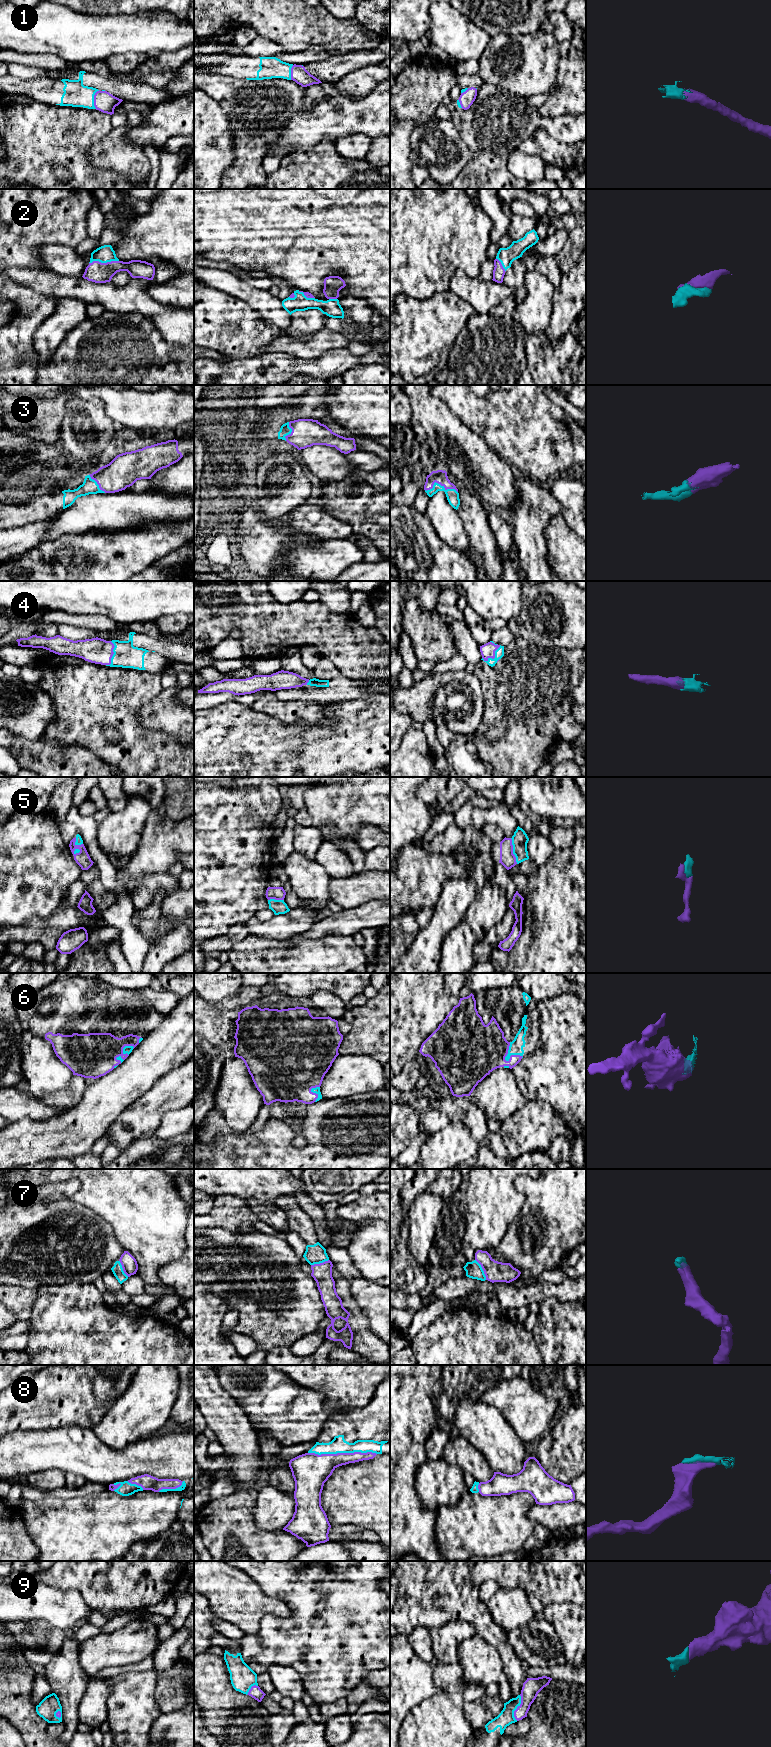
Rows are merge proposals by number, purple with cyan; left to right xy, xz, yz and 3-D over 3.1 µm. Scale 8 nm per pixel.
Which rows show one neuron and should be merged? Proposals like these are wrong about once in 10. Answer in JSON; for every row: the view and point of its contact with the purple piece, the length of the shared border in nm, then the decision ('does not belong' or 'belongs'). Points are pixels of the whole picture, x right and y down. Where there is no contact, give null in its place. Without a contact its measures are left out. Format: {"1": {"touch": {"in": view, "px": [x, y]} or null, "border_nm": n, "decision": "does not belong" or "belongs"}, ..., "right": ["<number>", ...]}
{"1": {"touch": {"in": "xy", "px": [94, 99]}, "border_nm": 160, "decision": "belongs"}, "2": {"touch": {"in": "xy", "px": [103, 263]}, "border_nm": 240, "decision": "belongs"}, "3": {"touch": {"in": "yz", "px": [440, 484]}, "border_nm": 260, "decision": "belongs"}, "4": {"touch": {"in": "yz", "px": [494, 657]}, "border_nm": 190, "decision": "belongs"}, "5": {"touch": {"in": "yz", "px": [512, 851]}, "border_nm": 220, "decision": "belongs"}, "6": {"touch": {"in": "yz", "px": [505, 1060]}, "border_nm": 170, "decision": "belongs"}, "7": {"touch": {"in": "yz", "px": [482, 1268]}, "border_nm": 190, "decision": "belongs"}, "8": {"touch": {"in": "xz", "px": [342, 1453]}, "border_nm": 550, "decision": "belongs"}, "9": {"touch": {"in": "yz", "px": [517, 1708]}, "border_nm": 220, "decision": "belongs"}, "right": ["1", "2", "3", "4", "5", "6", "7", "8", "9"]}

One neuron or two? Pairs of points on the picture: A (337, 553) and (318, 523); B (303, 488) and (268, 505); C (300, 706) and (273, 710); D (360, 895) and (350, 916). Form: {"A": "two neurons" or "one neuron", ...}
{"A": "two neurons", "B": "one neuron", "C": "one neuron", "D": "two neurons"}

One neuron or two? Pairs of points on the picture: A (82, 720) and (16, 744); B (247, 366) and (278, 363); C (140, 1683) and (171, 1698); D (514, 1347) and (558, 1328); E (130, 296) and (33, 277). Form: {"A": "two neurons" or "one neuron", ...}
{"A": "two neurons", "B": "one neuron", "C": "two neurons", "D": "two neurons", "E": "one neuron"}

